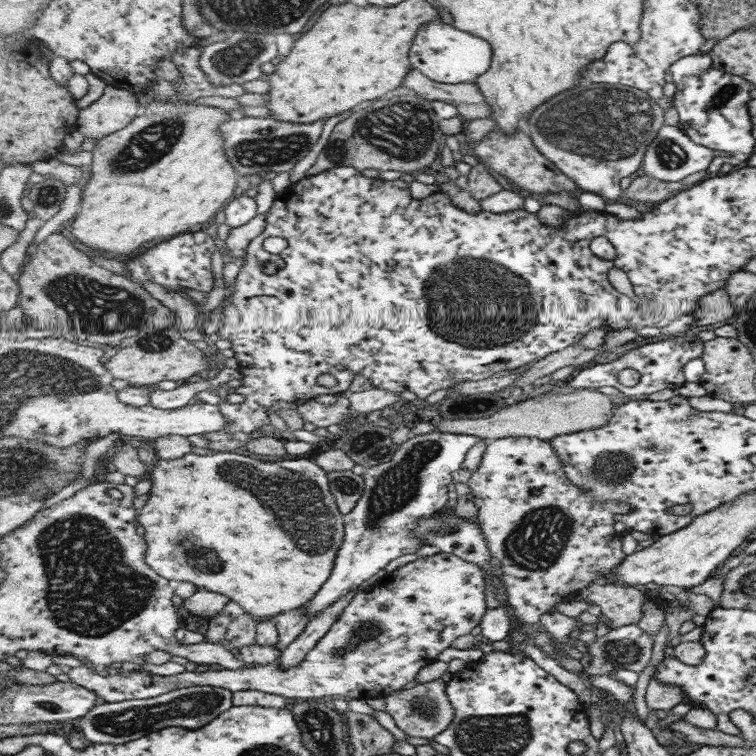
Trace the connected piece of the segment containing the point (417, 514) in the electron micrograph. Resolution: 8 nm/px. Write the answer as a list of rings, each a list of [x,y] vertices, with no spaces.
[[[438,431],[410,436],[397,447],[389,462],[365,469],[362,477],[366,487],[357,506],[347,515],[346,537],[337,553],[333,574],[306,608],[310,620],[349,591],[373,578],[391,560],[419,550],[423,545],[416,536],[420,520],[447,510],[449,486],[455,482],[454,473],[464,466],[468,451],[483,440],[479,436]]]

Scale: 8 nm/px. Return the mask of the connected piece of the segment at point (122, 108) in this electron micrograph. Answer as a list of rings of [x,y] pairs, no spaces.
[[[109,85],[99,99],[80,110],[78,130],[85,137],[100,141],[132,123],[137,110],[139,100],[135,93]]]

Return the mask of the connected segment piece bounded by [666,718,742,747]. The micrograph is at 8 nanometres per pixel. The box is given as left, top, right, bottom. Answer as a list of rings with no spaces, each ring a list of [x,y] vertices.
[[[683,718],[669,722],[666,726],[671,731],[684,734],[685,740],[700,745],[738,747],[742,743],[742,738],[738,736],[725,734],[716,728],[713,728],[713,730],[697,728],[685,722]]]

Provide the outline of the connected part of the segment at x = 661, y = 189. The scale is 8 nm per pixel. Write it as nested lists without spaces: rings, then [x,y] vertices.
[[[643,171],[637,173],[637,176],[631,178],[631,182],[626,189],[625,196],[631,200],[639,202],[662,203],[664,200],[675,196],[678,192],[684,191],[685,185],[679,181],[666,183],[646,175]]]

